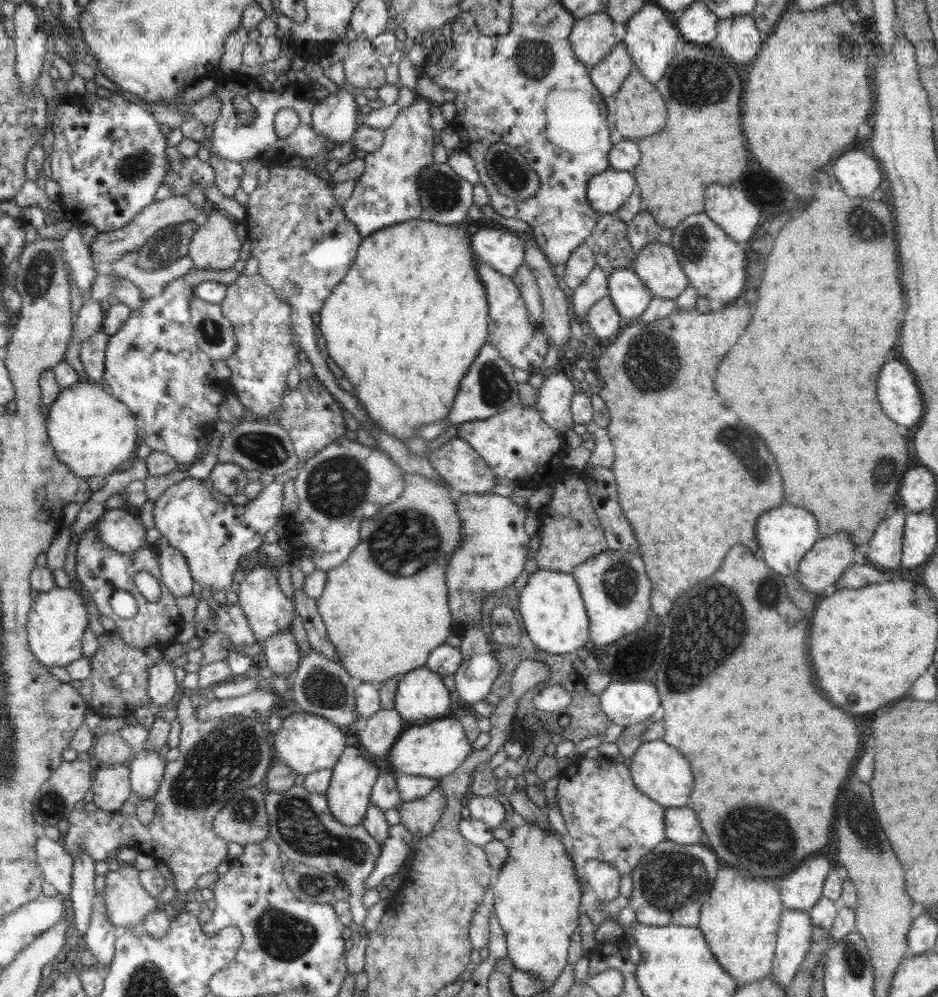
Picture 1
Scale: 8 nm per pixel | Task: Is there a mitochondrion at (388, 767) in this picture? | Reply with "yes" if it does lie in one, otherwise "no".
no

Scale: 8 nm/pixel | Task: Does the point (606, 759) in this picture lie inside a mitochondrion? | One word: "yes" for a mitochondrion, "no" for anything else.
no

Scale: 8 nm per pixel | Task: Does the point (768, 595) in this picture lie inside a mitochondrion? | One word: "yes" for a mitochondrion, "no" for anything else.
yes

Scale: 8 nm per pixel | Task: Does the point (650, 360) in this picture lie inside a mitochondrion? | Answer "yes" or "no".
yes

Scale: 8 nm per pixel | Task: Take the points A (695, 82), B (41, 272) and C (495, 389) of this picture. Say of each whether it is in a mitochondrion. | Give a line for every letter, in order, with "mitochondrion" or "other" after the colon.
A: mitochondrion
B: mitochondrion
C: mitochondrion

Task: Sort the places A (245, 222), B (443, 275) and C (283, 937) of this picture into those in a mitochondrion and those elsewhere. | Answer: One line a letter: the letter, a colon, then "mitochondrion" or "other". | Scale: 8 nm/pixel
A: other
B: other
C: mitochondrion

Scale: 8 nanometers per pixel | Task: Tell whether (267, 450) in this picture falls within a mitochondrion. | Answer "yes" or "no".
yes

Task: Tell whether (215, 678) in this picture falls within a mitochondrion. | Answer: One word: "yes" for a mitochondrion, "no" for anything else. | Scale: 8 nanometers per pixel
no

